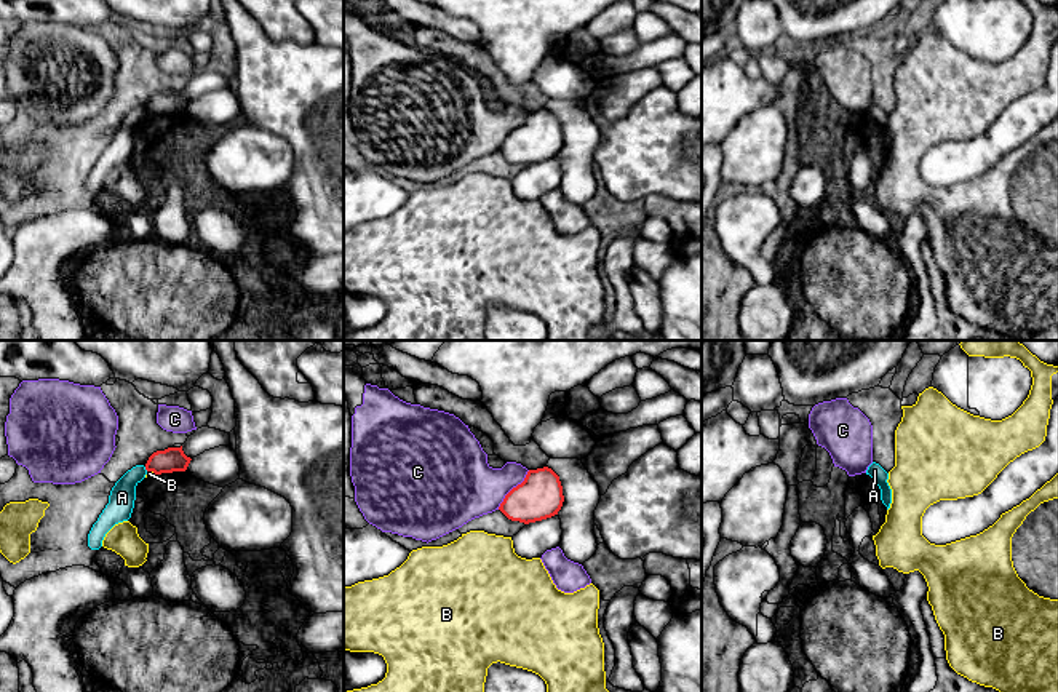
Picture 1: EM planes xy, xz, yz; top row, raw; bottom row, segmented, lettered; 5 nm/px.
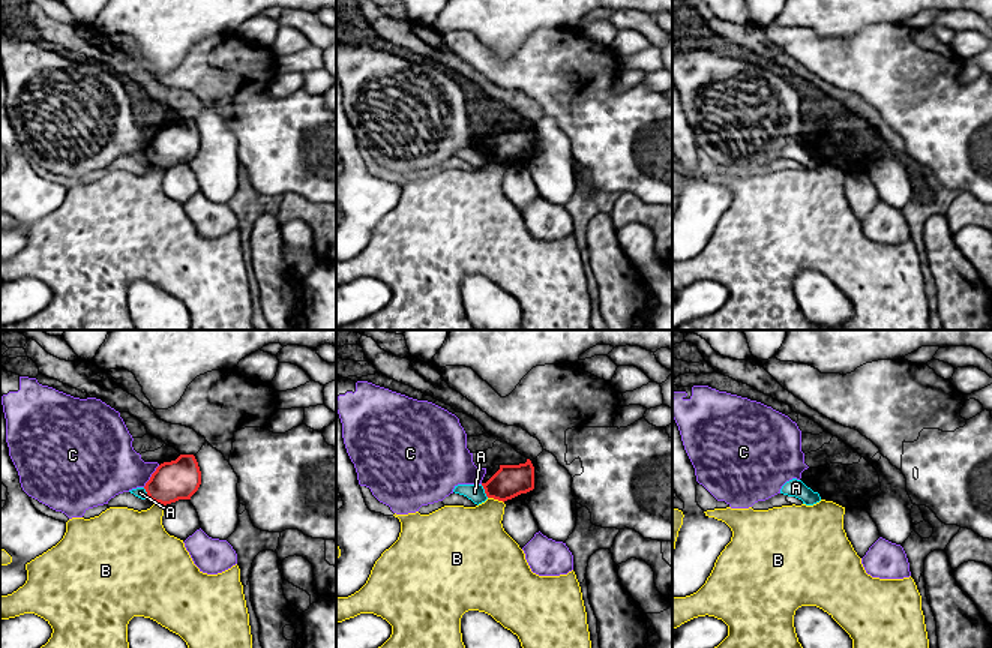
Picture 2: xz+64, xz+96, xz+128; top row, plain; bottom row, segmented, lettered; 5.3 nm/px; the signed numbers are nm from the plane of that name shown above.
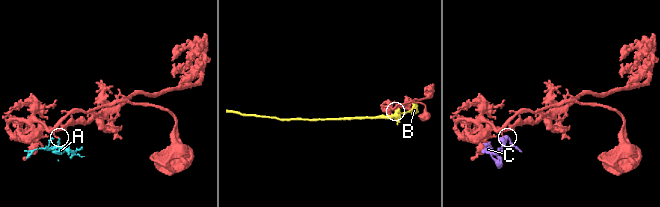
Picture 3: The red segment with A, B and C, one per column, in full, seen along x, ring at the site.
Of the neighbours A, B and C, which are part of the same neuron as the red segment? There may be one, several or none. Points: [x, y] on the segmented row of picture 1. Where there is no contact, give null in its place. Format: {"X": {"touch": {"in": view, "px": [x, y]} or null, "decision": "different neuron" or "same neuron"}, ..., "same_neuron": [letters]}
{"A": {"touch": {"in": "xy", "px": [146, 469]}, "decision": "different neuron"}, "B": {"touch": {"in": "xy", "px": [152, 470]}, "decision": "different neuron"}, "C": {"touch": {"in": "xz", "px": [512, 489]}, "decision": "different neuron"}, "same_neuron": []}

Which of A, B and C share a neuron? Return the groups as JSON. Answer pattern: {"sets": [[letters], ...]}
{"sets": [["A"], ["B"], ["C"]]}

